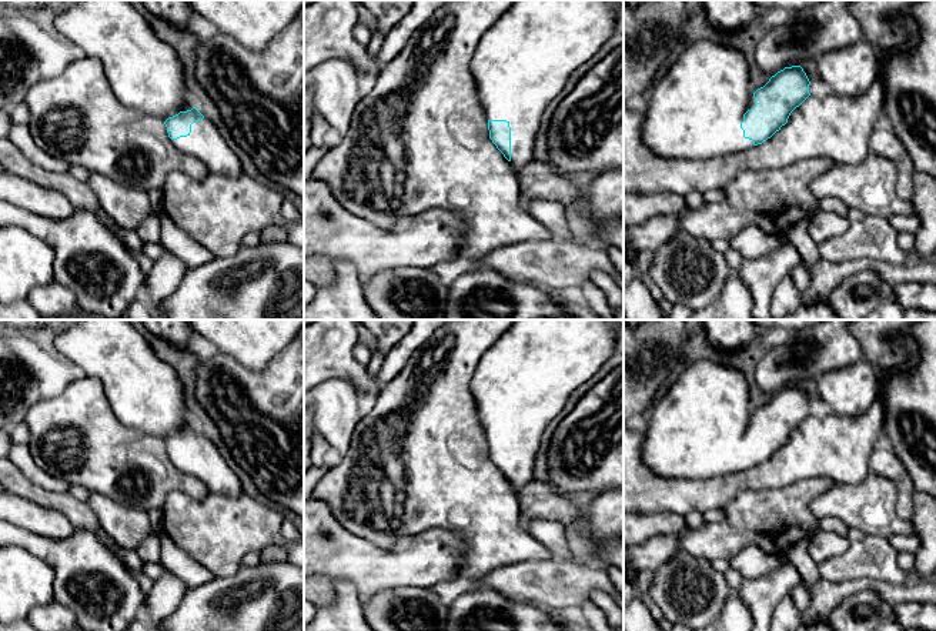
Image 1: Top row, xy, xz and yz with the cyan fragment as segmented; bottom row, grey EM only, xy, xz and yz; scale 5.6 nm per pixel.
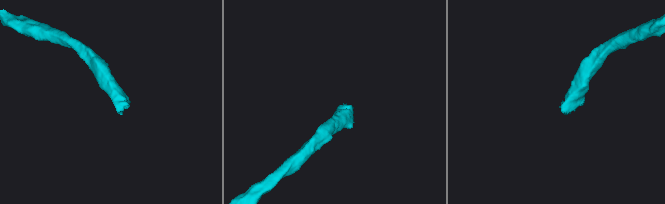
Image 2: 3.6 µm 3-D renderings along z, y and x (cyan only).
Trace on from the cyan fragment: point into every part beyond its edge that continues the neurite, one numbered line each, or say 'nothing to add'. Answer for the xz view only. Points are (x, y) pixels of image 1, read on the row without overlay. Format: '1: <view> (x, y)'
1: xz (524, 380)

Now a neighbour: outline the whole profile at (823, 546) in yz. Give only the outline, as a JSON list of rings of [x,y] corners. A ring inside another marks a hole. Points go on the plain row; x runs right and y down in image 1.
[[[819,531],[809,545],[809,555],[813,558],[816,565],[822,564],[825,560],[845,554],[849,550],[850,541],[848,537],[839,535],[836,532]]]

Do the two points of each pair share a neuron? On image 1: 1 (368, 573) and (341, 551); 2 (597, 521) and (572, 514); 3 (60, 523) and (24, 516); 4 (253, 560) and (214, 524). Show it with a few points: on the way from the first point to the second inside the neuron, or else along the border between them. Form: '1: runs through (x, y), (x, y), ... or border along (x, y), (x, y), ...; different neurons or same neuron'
1: runs through (361, 566), (348, 557); same neuron
2: border along (582, 508), (581, 533), (601, 543); different neurons
3: runs through (52, 523), (33, 518); same neuron
4: border along (278, 546), (248, 551), (241, 566); different neurons

